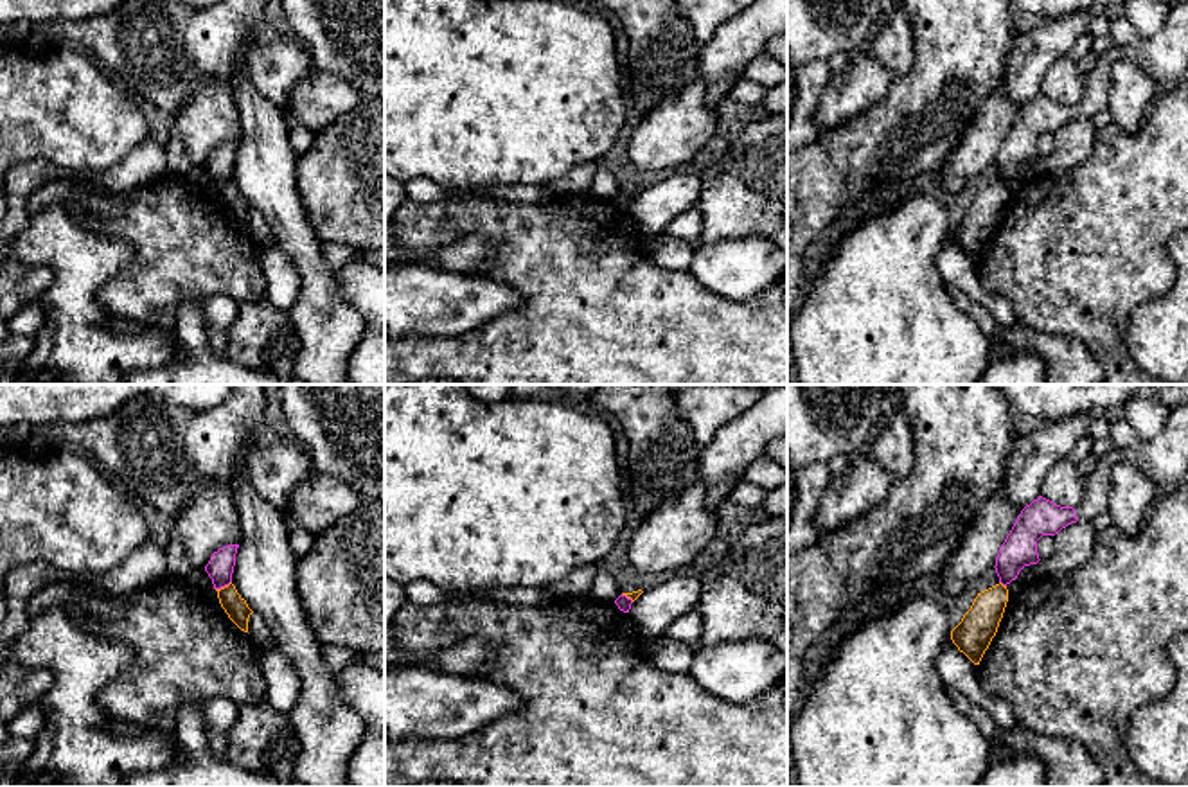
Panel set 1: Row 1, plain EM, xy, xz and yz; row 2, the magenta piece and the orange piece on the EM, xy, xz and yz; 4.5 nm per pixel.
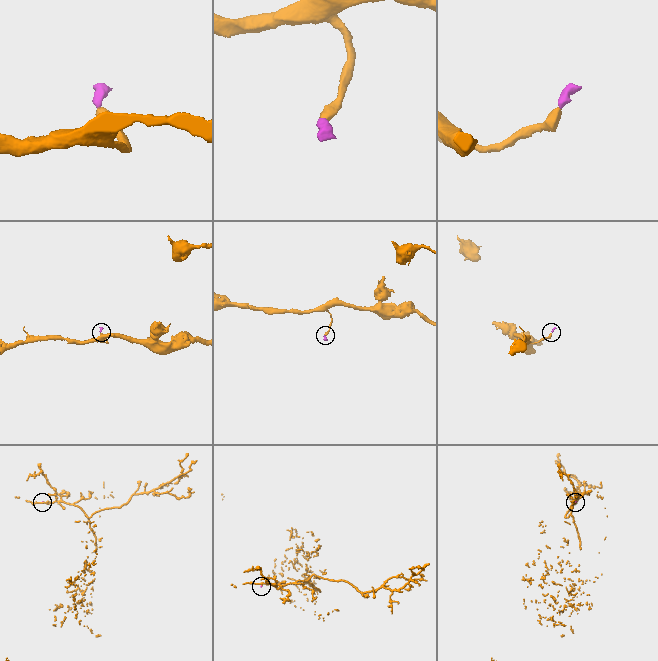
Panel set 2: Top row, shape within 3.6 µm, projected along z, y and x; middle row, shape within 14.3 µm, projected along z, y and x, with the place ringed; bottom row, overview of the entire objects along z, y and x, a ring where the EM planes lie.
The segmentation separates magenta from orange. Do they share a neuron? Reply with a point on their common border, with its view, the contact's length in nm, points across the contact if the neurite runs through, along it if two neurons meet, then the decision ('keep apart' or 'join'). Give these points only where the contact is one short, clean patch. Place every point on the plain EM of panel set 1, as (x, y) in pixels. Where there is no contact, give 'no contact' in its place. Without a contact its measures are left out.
contact xy (223, 184); length 80 nm; border xy (230, 178), (216, 187); keep apart

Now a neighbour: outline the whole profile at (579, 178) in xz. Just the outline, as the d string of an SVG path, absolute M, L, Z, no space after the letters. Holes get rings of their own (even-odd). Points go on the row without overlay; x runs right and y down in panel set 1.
M581 164L559 180L545 183L555 194L590 194L590 187L595 176L595 164Z

